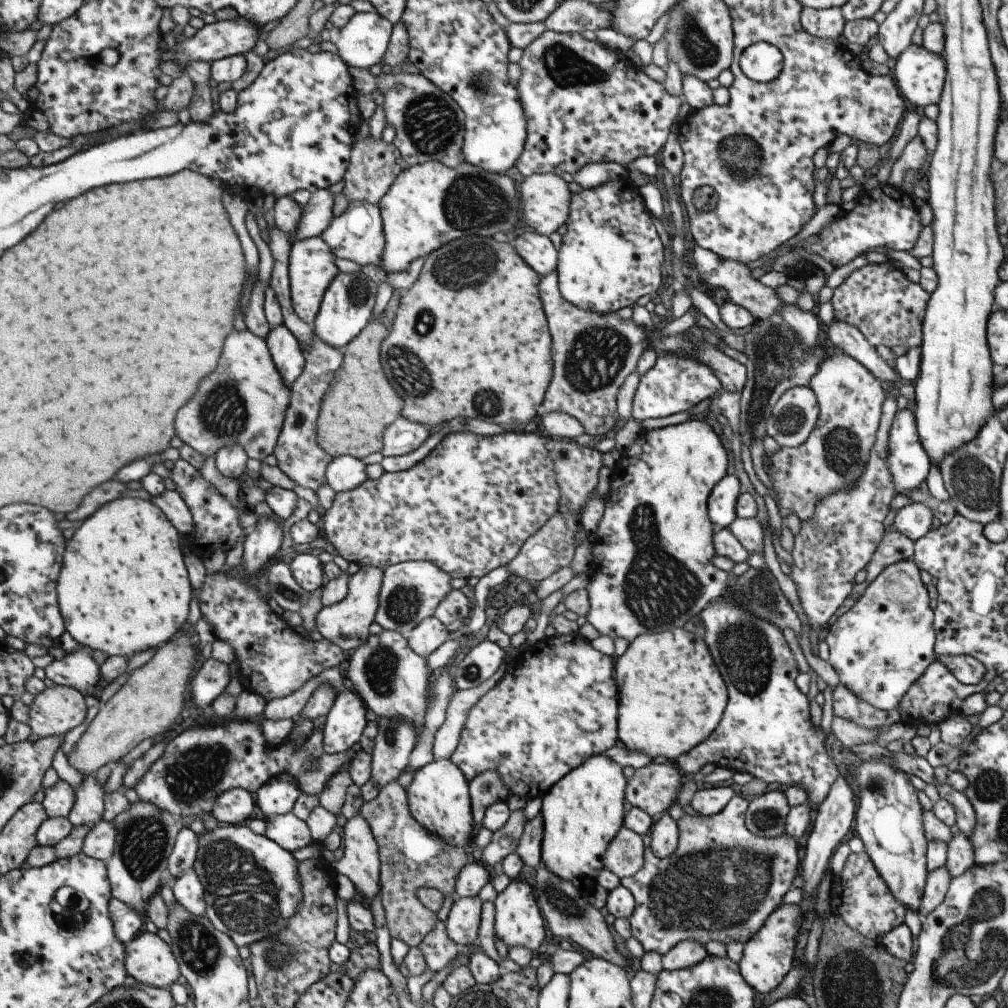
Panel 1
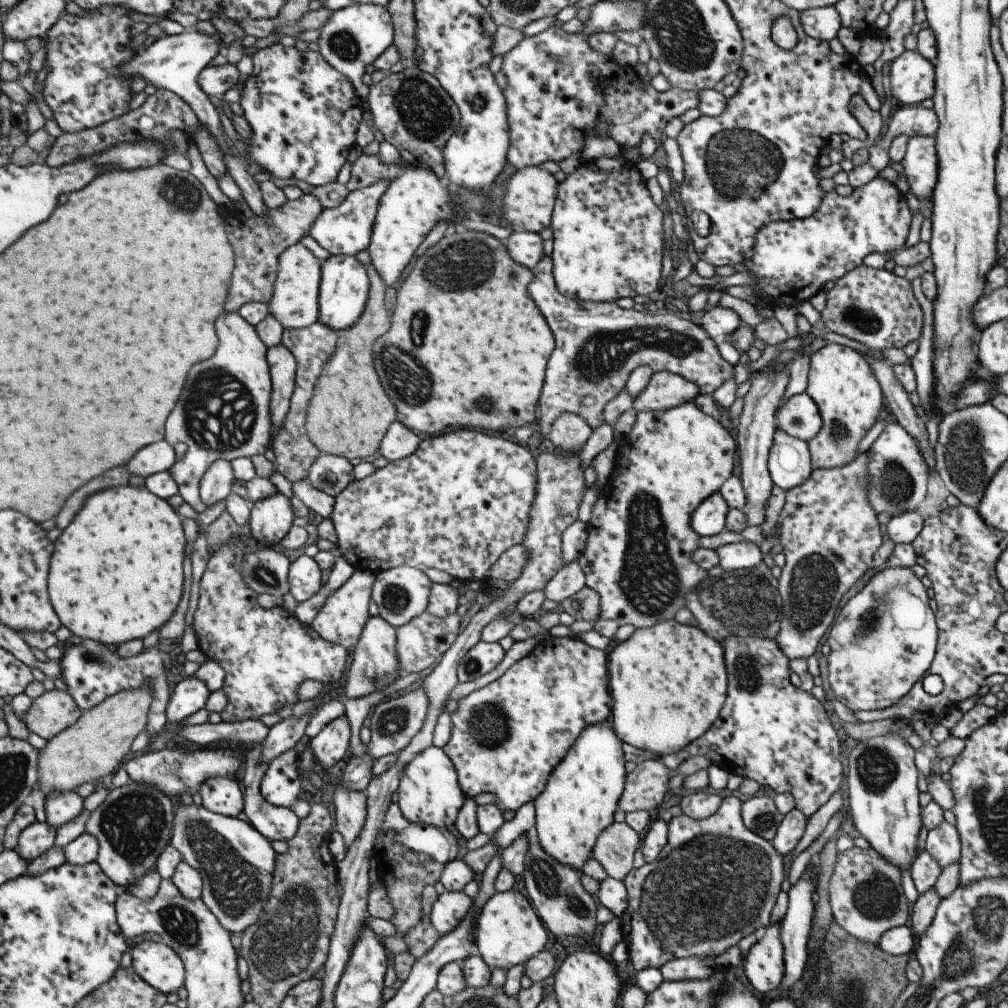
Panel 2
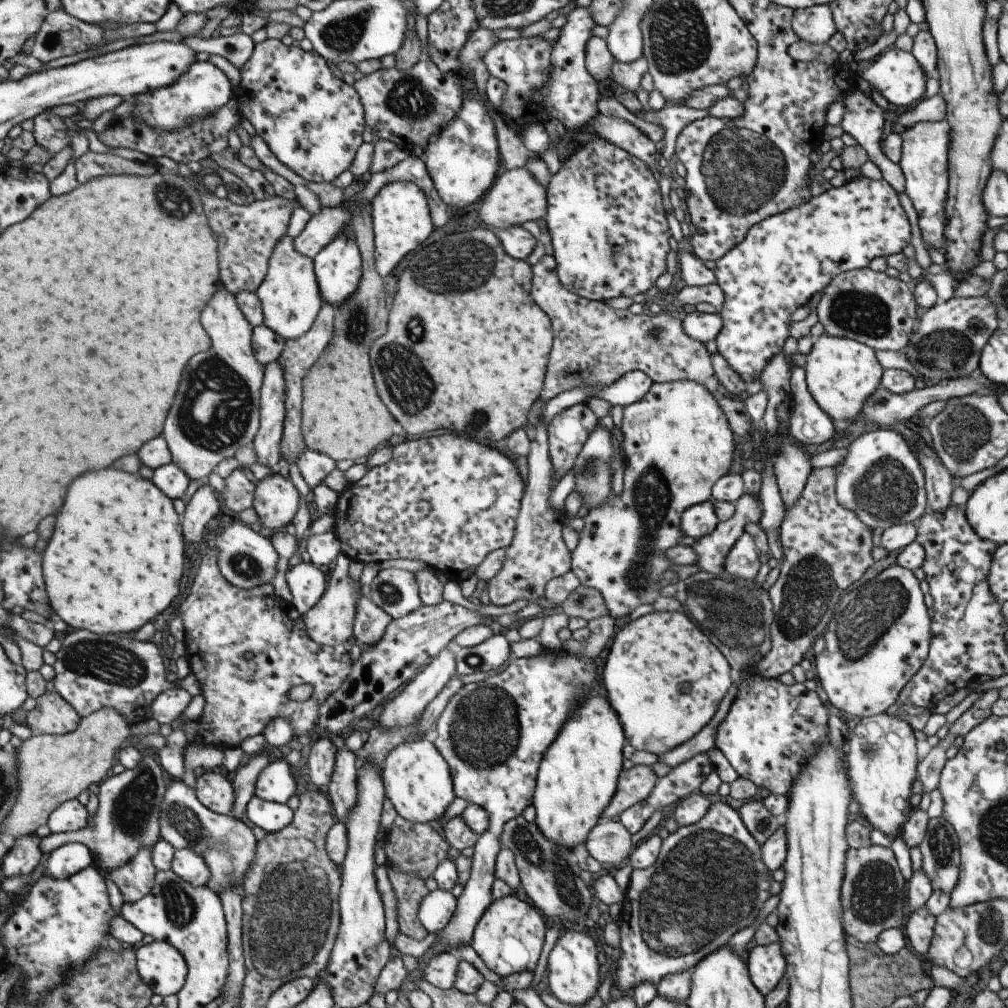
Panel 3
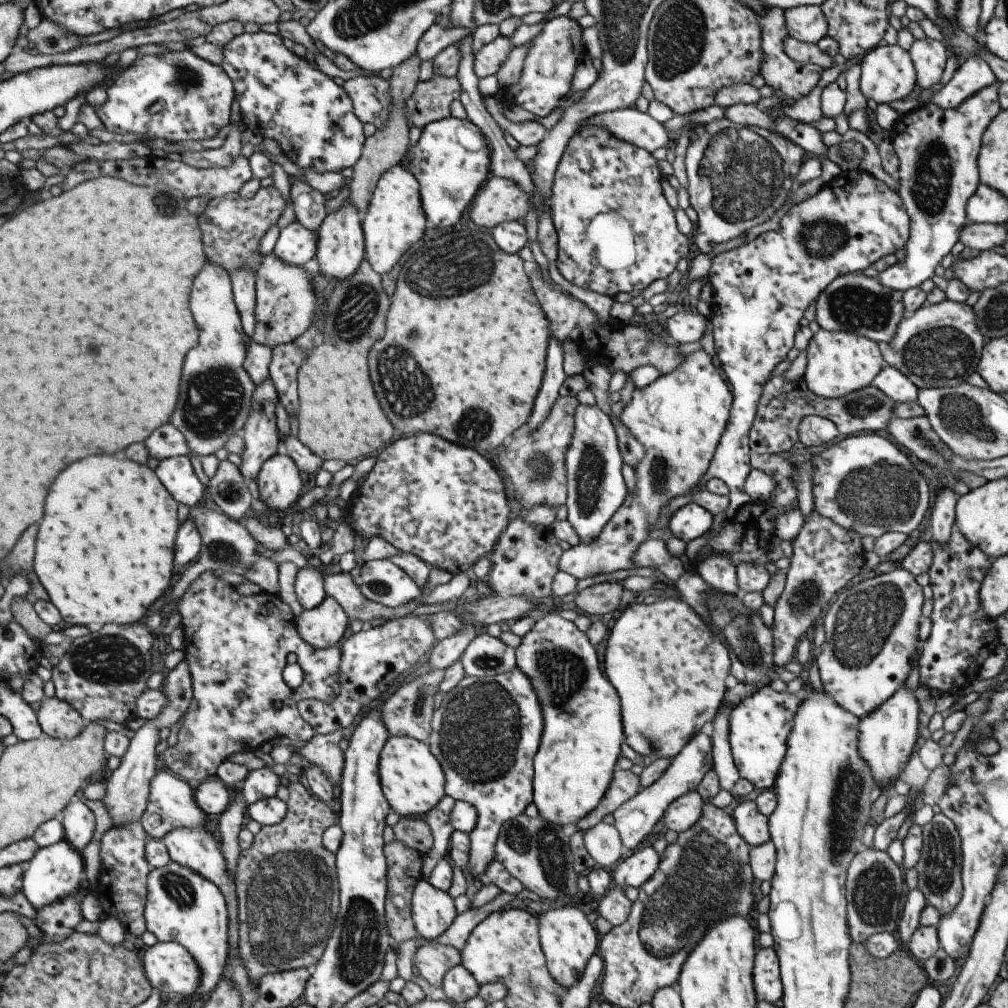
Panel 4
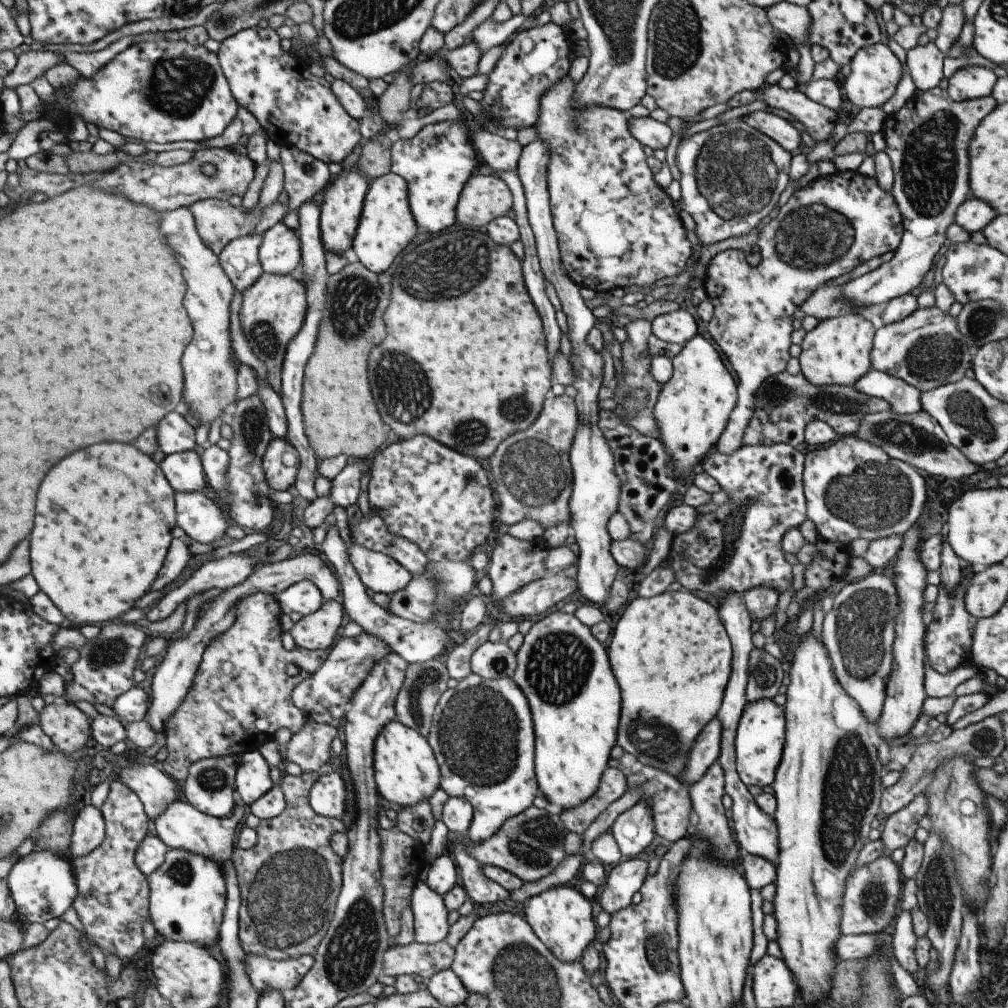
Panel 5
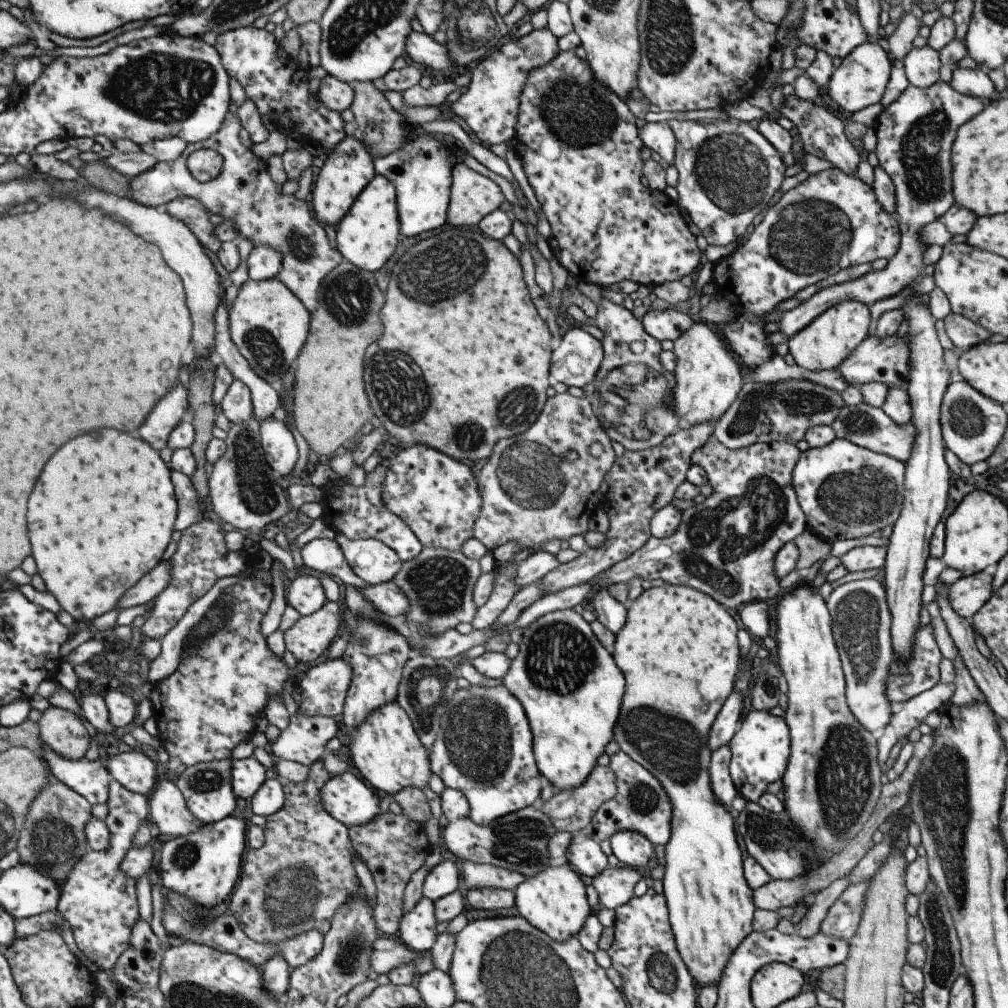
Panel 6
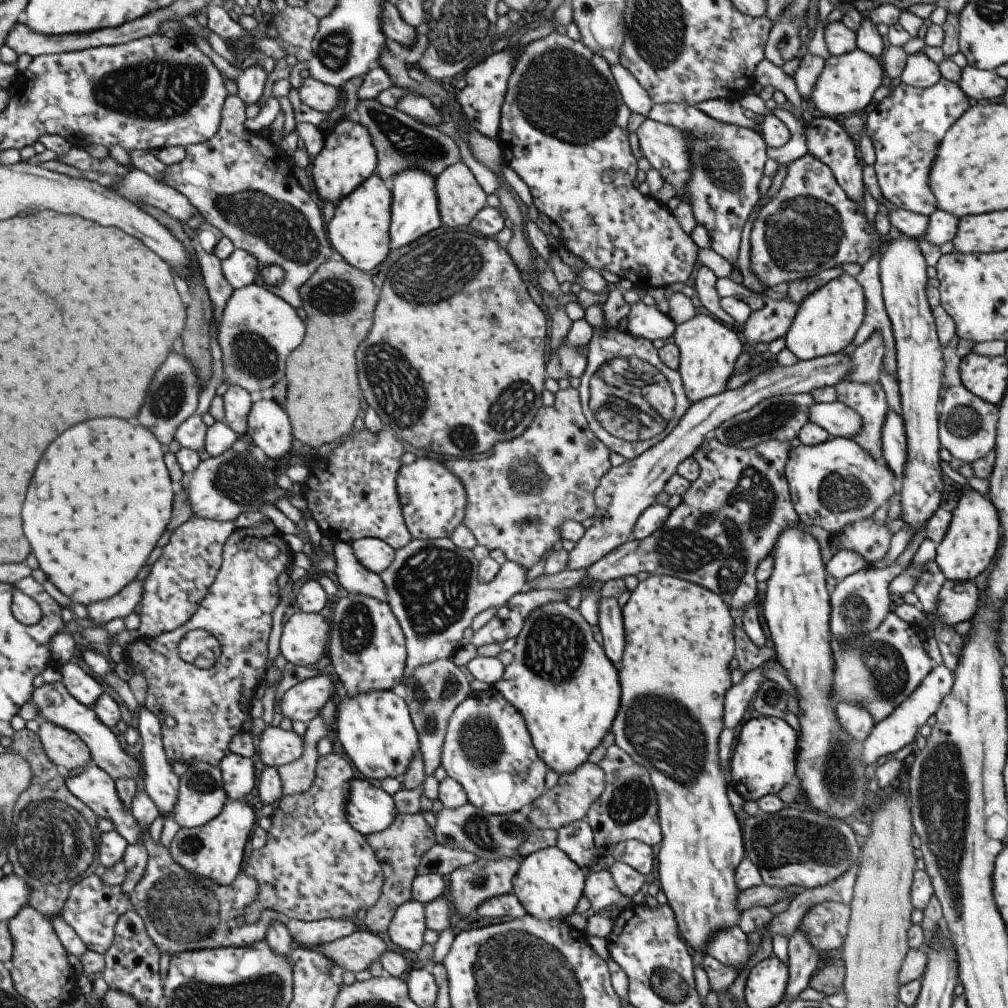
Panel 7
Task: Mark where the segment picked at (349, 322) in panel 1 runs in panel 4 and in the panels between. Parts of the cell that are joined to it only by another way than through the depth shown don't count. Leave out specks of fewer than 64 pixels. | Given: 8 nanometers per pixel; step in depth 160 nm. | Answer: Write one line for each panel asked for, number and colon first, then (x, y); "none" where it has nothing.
2: (343, 282)
3: (337, 269)
4: (340, 244)

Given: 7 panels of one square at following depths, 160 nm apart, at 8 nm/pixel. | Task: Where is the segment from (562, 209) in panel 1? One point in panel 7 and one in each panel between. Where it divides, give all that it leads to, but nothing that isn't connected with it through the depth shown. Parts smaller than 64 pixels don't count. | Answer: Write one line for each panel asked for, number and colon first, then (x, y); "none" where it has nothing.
2: (527, 204)
3: (515, 197)
4: (499, 200)
5: (483, 198)
6: (472, 195)
7: (459, 197)

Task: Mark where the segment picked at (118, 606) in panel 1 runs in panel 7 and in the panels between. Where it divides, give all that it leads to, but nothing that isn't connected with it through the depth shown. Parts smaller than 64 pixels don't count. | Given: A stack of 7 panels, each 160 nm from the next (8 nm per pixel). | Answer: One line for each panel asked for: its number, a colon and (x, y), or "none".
2: (115, 574)
3: (115, 560)
4: (104, 552)
5: (103, 517)
6: (101, 512)
7: (89, 546)

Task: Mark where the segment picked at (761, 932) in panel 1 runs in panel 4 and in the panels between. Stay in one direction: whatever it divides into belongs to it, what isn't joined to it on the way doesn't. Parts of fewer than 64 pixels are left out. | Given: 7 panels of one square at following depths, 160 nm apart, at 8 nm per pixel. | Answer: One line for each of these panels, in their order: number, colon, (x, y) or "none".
2: (762, 963)
3: (766, 965)
4: (766, 982)

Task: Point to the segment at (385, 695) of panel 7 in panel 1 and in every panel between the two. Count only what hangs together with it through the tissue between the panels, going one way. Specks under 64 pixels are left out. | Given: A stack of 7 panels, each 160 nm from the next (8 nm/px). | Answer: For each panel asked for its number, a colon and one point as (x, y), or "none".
1: (437, 797)
2: (428, 793)
3: (416, 779)
4: (412, 781)
5: (405, 771)
6: (385, 750)

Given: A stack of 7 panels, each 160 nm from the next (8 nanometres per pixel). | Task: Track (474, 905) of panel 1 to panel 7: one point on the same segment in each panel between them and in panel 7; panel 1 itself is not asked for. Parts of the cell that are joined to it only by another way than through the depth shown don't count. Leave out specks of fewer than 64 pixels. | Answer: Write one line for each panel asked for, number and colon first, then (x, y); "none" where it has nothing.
2: (448, 909)
3: (435, 909)
4: (432, 911)
5: (429, 914)
6: (416, 928)
7: (405, 929)

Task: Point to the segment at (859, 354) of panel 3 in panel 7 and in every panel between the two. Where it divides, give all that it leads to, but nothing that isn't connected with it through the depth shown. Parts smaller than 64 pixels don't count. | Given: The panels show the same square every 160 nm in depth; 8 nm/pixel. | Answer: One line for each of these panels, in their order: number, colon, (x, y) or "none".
4: (838, 363)
5: (837, 351)
6: (828, 339)
7: (826, 321)

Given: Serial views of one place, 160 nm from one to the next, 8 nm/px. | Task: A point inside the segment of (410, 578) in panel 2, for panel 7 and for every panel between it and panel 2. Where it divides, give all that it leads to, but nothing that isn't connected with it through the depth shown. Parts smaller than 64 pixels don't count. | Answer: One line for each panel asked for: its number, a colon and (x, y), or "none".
3: (395, 591)
4: (382, 582)
5: (380, 573)
6: (371, 560)
7: (375, 555)

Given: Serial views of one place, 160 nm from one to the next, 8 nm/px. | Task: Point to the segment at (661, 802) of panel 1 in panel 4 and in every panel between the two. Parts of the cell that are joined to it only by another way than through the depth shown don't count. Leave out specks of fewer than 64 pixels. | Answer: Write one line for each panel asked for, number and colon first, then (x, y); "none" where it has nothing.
2: (643, 789)
3: (633, 785)
4: (624, 784)

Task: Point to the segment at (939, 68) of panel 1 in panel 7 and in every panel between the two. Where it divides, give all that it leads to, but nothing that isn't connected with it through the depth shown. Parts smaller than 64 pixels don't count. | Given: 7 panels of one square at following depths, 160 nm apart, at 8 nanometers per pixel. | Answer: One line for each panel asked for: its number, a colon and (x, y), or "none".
2: (911, 81)
3: (897, 75)
4: (887, 73)
5: (875, 71)
6: (859, 81)
7: (846, 84)

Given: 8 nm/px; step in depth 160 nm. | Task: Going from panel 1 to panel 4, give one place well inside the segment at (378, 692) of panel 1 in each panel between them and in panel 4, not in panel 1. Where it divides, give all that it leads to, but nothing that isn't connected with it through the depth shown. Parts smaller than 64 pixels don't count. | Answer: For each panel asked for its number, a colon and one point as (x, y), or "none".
2: (373, 662)
3: (369, 624)
4: (340, 586)

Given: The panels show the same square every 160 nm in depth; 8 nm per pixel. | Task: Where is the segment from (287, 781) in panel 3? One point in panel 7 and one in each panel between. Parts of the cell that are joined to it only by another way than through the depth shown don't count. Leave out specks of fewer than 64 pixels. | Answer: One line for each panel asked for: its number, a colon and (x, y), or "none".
4: (262, 783)
5: (251, 779)
6: (247, 775)
7: (239, 774)

